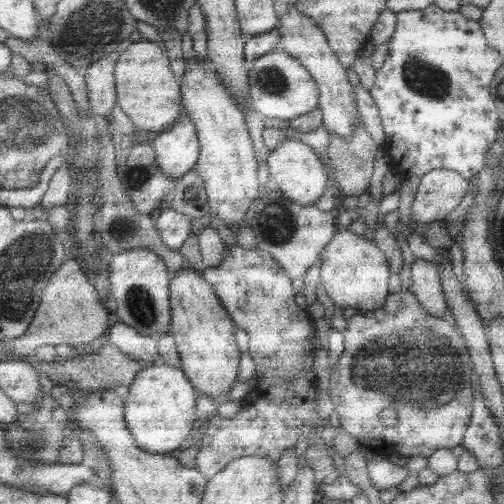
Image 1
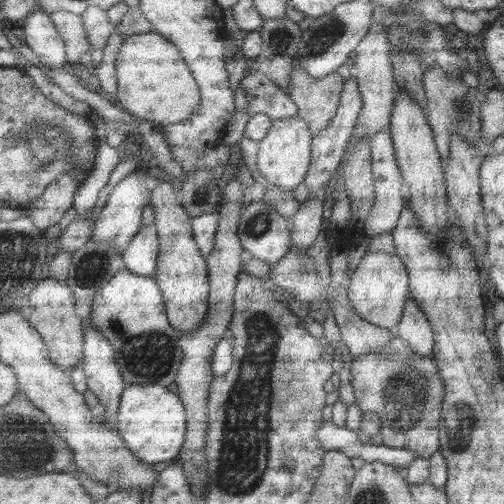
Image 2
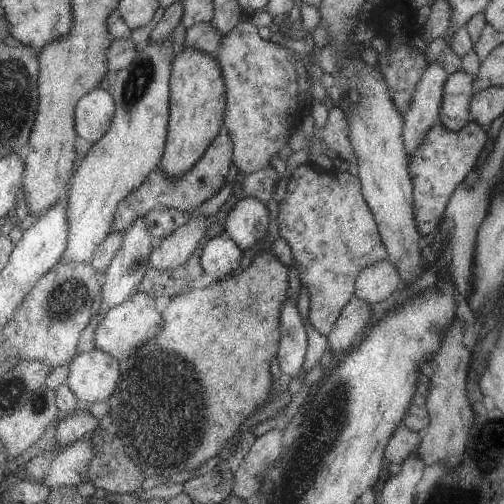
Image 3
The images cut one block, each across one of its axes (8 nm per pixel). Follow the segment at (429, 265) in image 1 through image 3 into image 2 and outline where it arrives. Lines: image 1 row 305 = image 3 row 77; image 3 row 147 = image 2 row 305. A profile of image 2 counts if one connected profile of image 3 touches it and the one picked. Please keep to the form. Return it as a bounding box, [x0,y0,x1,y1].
[397,296,433,356]

